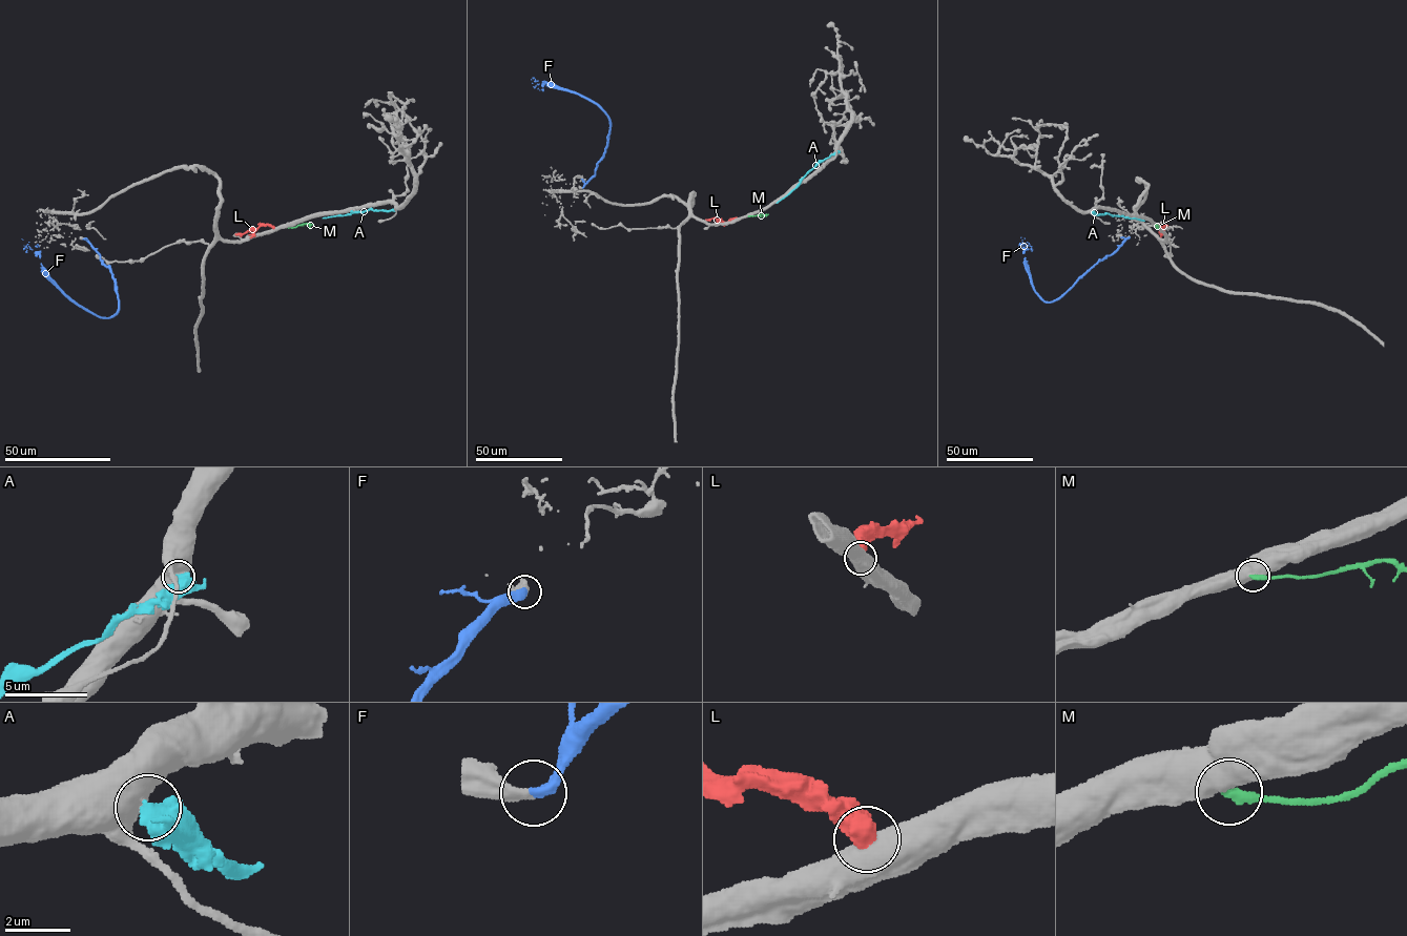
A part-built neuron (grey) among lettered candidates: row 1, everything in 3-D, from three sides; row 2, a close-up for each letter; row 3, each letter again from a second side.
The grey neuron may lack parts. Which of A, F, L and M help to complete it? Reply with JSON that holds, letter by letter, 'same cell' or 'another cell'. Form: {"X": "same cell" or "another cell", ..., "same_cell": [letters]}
{"A": "another cell", "F": "same cell", "L": "another cell", "M": "another cell", "same_cell": ["F"]}

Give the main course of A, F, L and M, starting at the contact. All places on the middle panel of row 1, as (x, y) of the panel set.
A: (836, 150), (820, 161), (777, 203)
F: (582, 187), (595, 174), (603, 156), (609, 119), (596, 104), (575, 92), (531, 79)
L: (737, 219), (726, 222), (712, 217), (705, 221)
M: (748, 215), (766, 216)

